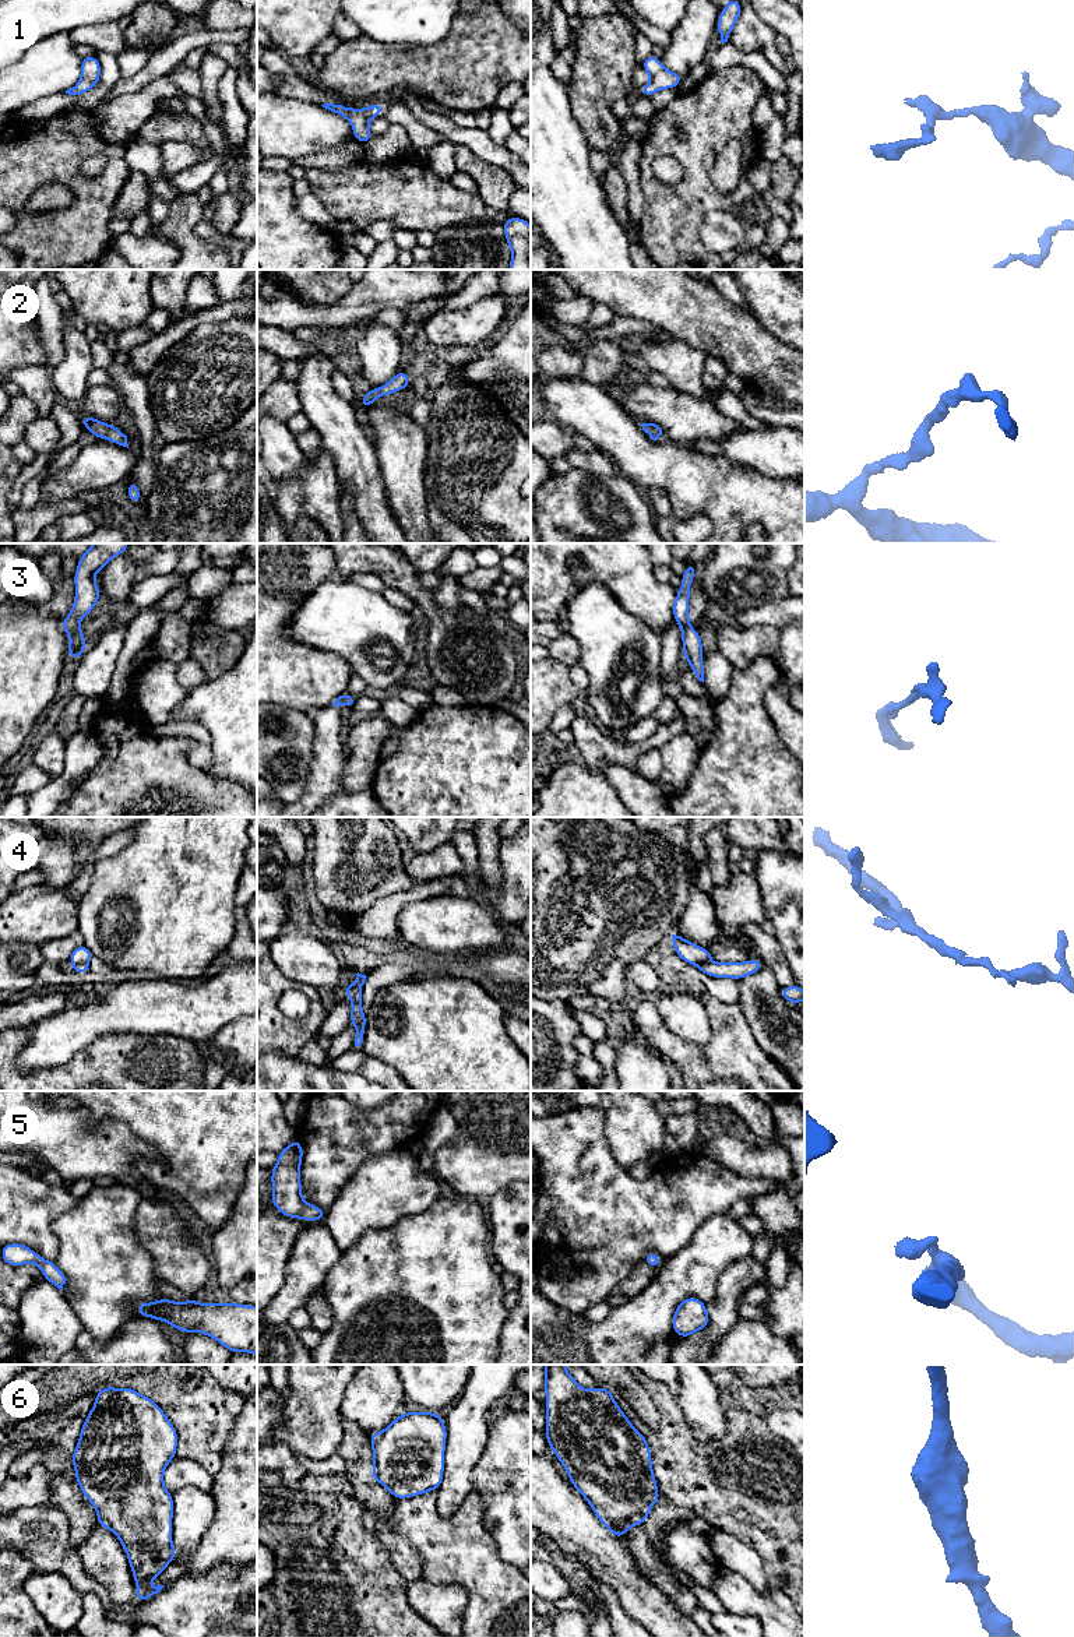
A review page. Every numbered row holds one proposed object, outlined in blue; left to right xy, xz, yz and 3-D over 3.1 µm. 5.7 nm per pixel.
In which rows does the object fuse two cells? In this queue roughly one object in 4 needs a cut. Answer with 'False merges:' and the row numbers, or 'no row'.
False merges: 4, 6

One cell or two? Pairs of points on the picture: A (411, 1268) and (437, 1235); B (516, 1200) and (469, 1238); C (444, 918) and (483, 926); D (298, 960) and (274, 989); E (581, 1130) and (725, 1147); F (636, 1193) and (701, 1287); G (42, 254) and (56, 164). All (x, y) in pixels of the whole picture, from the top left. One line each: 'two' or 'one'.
A: one
B: two
C: one
D: two
E: two
F: two
G: one

